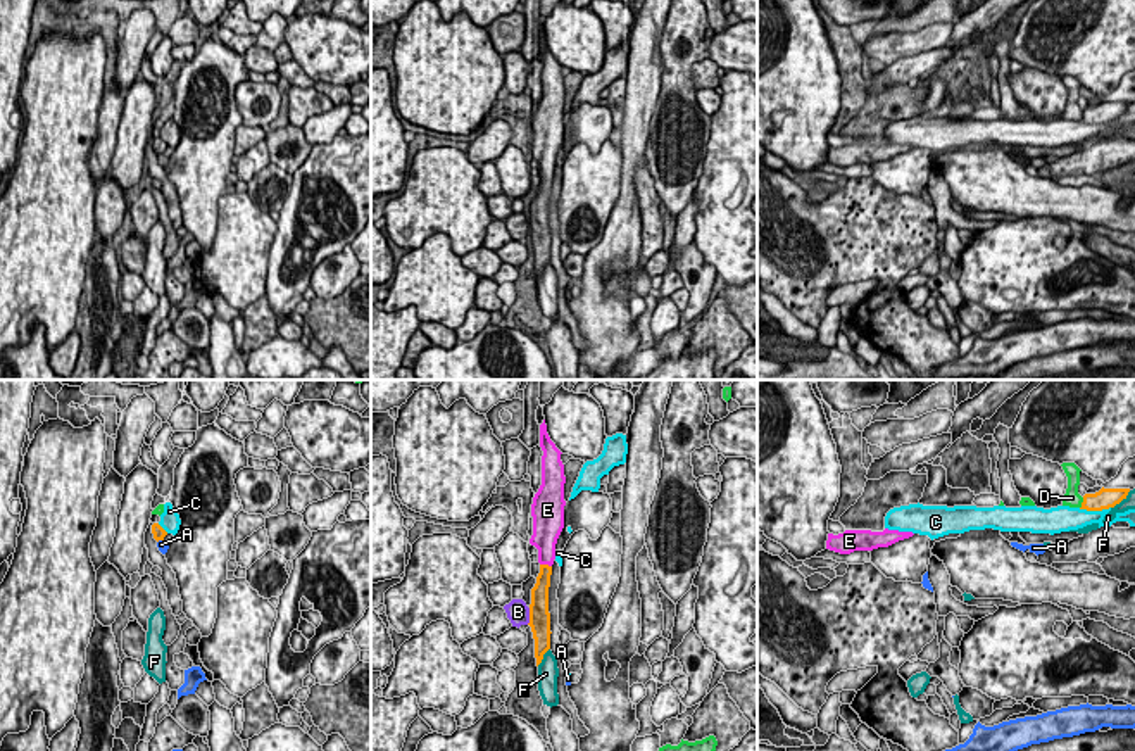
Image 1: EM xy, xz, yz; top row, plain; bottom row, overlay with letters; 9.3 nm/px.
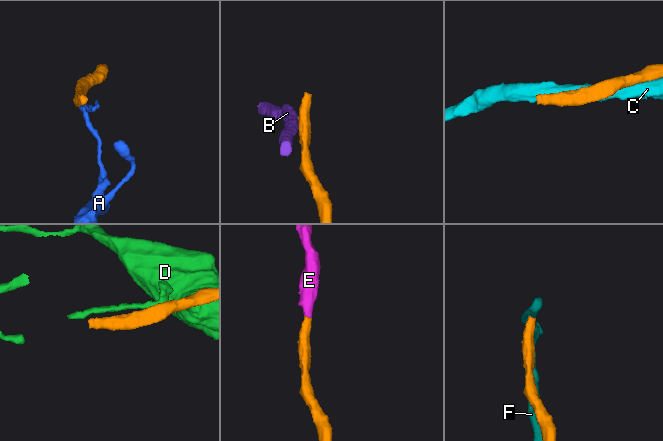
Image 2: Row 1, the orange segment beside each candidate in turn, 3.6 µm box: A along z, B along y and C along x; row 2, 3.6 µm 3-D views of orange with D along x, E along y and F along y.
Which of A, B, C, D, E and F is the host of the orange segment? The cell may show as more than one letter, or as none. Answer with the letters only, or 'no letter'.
E

